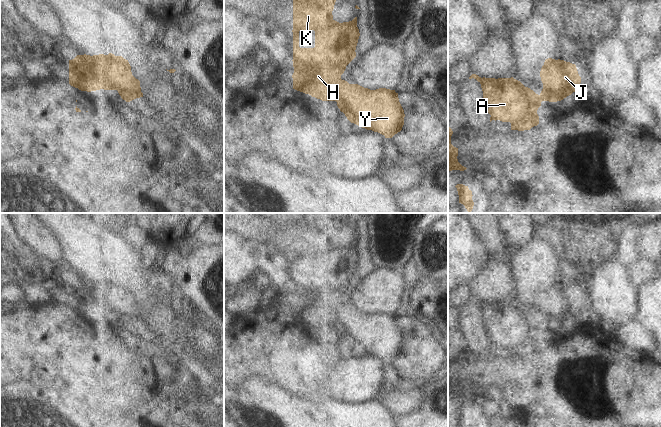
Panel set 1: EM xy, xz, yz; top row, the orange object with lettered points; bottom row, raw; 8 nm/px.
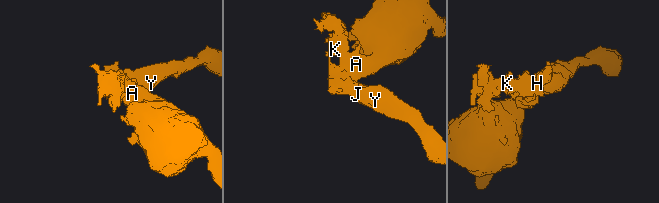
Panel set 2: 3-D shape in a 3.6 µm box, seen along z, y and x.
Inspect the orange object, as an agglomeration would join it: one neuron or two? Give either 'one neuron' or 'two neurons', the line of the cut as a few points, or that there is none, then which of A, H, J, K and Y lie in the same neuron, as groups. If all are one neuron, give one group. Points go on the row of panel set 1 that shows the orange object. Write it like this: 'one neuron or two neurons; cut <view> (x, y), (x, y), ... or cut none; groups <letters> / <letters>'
two neurons; cut yz (557, 60), (553, 76), (543, 83); groups A H K / J Y

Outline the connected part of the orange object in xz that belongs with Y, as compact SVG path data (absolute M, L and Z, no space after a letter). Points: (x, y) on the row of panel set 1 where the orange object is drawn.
M349 84L337 100L337 106L351 123L378 132L385 138L392 138L404 125L404 110L395 90L370 90Z

